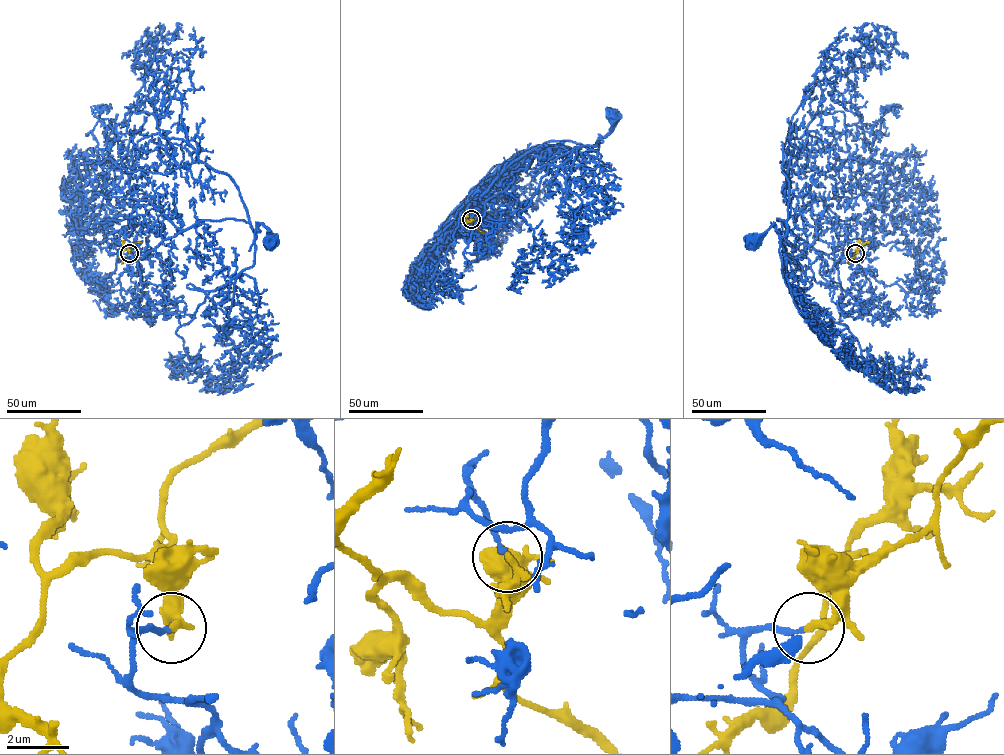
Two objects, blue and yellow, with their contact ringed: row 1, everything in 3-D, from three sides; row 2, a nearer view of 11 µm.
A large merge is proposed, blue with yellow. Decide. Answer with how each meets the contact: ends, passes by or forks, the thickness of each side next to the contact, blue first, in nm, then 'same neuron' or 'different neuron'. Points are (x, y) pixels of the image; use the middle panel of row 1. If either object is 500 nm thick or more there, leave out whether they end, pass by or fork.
blue ends | yellow ends | 160/240 nm | same neuron

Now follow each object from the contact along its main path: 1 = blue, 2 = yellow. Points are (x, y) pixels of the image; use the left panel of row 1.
1: (129, 253), (135, 209), (161, 211), (181, 229), (242, 220), (257, 237), (262, 223), (272, 238)
2: (129, 253), (128, 250), (123, 251), (121, 263)

